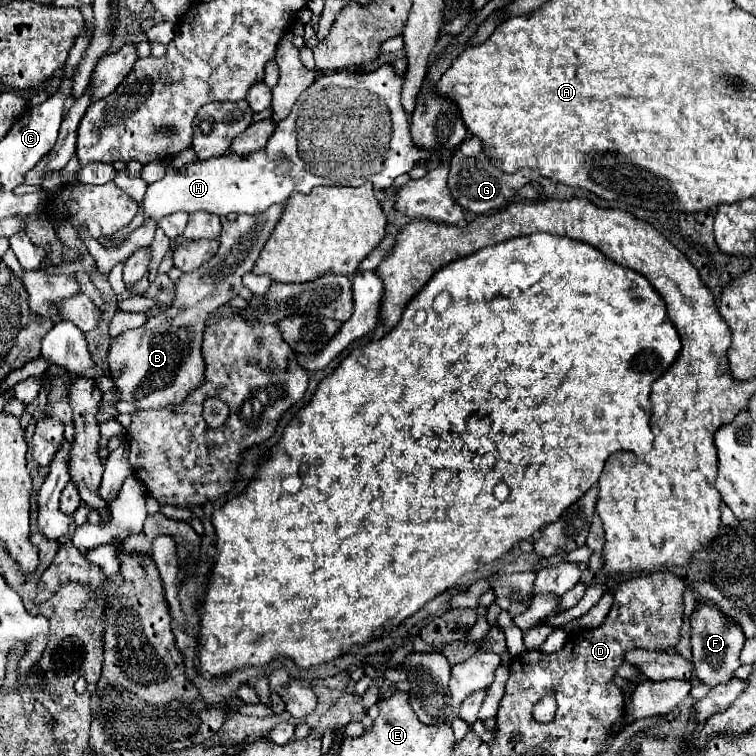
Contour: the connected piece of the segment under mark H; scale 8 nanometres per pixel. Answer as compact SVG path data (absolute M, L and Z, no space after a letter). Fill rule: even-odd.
M386 63L378 67L372 73L352 73L352 71L332 71L318 75L318 79L308 87L300 97L298 103L292 107L292 113L280 121L270 135L264 149L256 151L248 157L236 157L236 155L220 155L214 159L198 161L194 165L188 165L182 171L170 171L164 179L148 185L146 195L140 203L144 211L144 219L154 219L160 223L164 217L186 211L206 211L214 215L228 215L228 213L248 213L256 215L266 211L268 207L276 203L284 203L290 193L308 193L316 185L350 185L358 187L372 179L376 173L386 173L386 187L392 185L392 181L408 173L416 163L422 159L422 151L416 149L416 145L410 139L410 125L408 117L404 115L404 109L400 105L400 89L402 89L402 77L394 73L392 65ZM304 107L304 123L300 123L300 151L298 151L298 115Z

